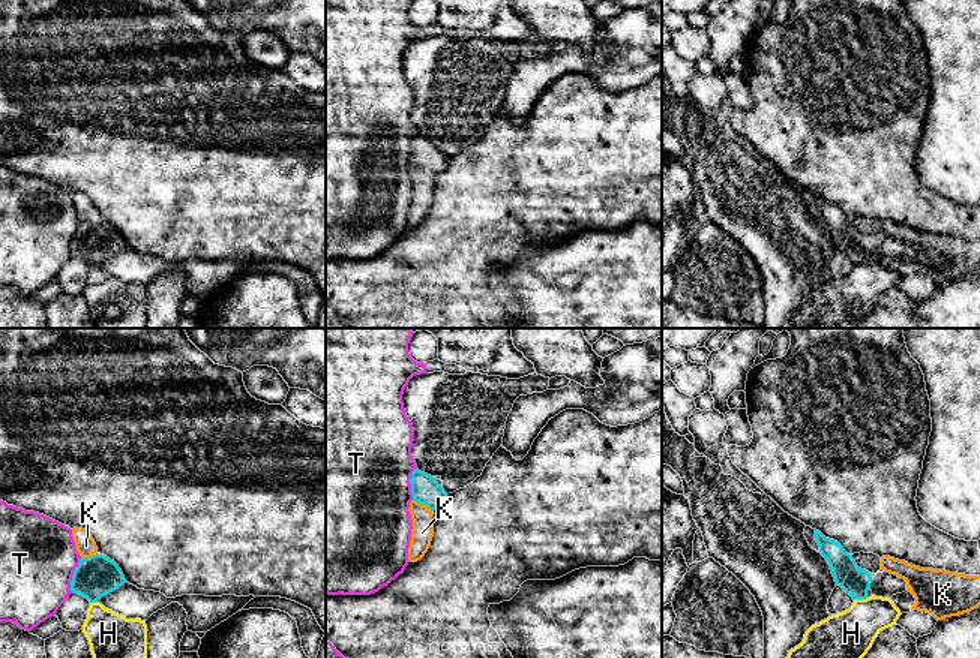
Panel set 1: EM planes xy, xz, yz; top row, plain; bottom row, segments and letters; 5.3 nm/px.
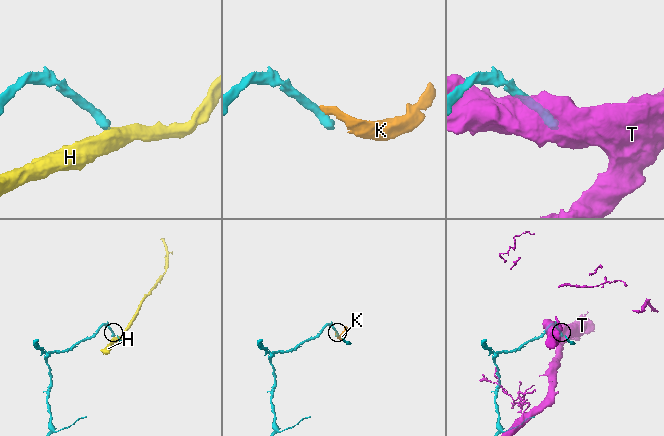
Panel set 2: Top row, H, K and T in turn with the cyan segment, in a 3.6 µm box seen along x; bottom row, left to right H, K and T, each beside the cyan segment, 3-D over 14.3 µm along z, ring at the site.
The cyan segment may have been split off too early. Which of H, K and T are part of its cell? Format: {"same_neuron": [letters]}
{"same_neuron": ["K"]}

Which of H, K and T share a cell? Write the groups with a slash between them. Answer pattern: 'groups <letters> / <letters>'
groups H / K / T

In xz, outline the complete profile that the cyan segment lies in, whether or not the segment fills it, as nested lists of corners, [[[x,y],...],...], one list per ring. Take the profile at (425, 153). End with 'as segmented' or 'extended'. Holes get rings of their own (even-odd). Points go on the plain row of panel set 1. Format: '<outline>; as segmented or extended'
[[[417,132],[410,142],[413,165],[410,166],[410,178],[413,184],[411,205],[408,211],[408,225],[417,226],[428,216],[434,201],[434,174],[444,169],[447,157],[435,145],[434,141],[419,135]]]; extended

